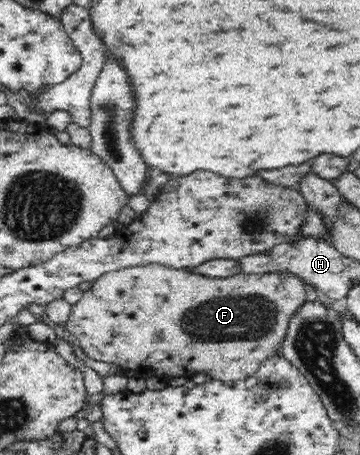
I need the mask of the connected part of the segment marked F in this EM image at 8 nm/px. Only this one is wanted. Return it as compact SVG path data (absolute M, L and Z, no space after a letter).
M148 264L129 267L100 276L97 280L83 287L81 298L72 304L68 319L67 330L74 336L75 342L82 348L84 353L107 364L115 364L123 373L133 374L139 378L158 376L160 379L169 381L173 378L186 376L190 378L198 372L204 372L212 379L237 382L253 373L271 356L279 354L288 329L289 319L293 313L305 302L305 284L301 277L293 273L239 273L229 278L217 278L205 276L202 273L194 273L188 269L176 269L162 264Z

